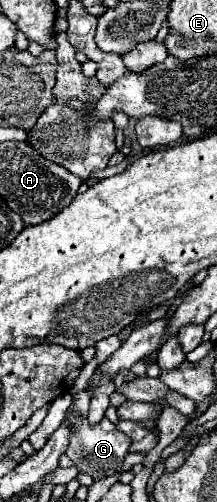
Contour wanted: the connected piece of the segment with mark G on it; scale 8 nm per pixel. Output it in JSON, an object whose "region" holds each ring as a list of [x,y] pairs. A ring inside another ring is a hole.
{"region":[[[68,409],[66,411],[66,419],[68,419],[70,429],[72,429],[70,443],[66,447],[66,455],[72,459],[72,463],[78,467],[78,471],[90,475],[92,479],[102,479],[102,477],[114,475],[118,471],[118,467],[122,465],[126,453],[128,453],[130,437],[126,437],[124,433],[120,433],[116,429],[116,425],[110,423],[106,417],[100,423],[90,425],[88,417],[78,415],[72,409]]]}

